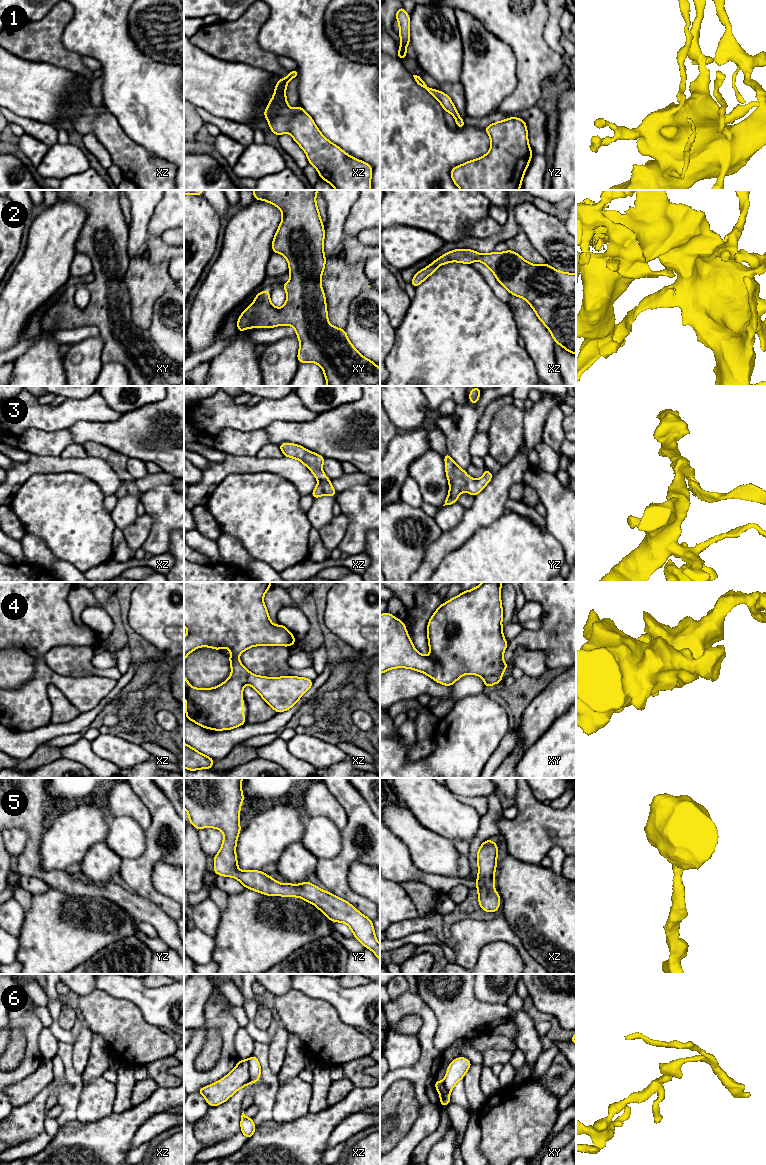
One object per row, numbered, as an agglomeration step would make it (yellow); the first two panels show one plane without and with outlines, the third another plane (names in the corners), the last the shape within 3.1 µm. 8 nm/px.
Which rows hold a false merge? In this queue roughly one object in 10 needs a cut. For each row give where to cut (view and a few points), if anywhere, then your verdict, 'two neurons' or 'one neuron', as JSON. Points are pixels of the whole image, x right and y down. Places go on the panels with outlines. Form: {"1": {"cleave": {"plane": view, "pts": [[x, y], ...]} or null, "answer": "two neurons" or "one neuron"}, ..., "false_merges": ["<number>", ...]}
{"1": {"cleave": null, "answer": "one neuron"}, "2": {"cleave": null, "answer": "one neuron"}, "3": {"cleave": null, "answer": "one neuron"}, "4": {"cleave": null, "answer": "one neuron"}, "5": {"cleave": null, "answer": "one neuron"}, "6": {"cleave": {"plane": "xz", "pts": [[247, 1060], [250, 1083]]}, "answer": "two neurons"}, "false_merges": ["6"]}

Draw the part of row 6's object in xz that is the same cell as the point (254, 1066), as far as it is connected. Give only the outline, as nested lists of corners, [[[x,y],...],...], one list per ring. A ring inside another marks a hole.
[[[252,1055],[248,1059],[248,1062],[249,1062],[250,1084],[258,1082],[260,1080],[261,1067],[257,1057]]]

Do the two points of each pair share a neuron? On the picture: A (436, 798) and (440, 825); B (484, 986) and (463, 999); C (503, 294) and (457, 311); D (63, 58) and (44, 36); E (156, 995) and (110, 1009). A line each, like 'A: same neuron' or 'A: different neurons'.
A: same neuron
B: different neurons
C: different neurons
D: same neuron
E: different neurons

